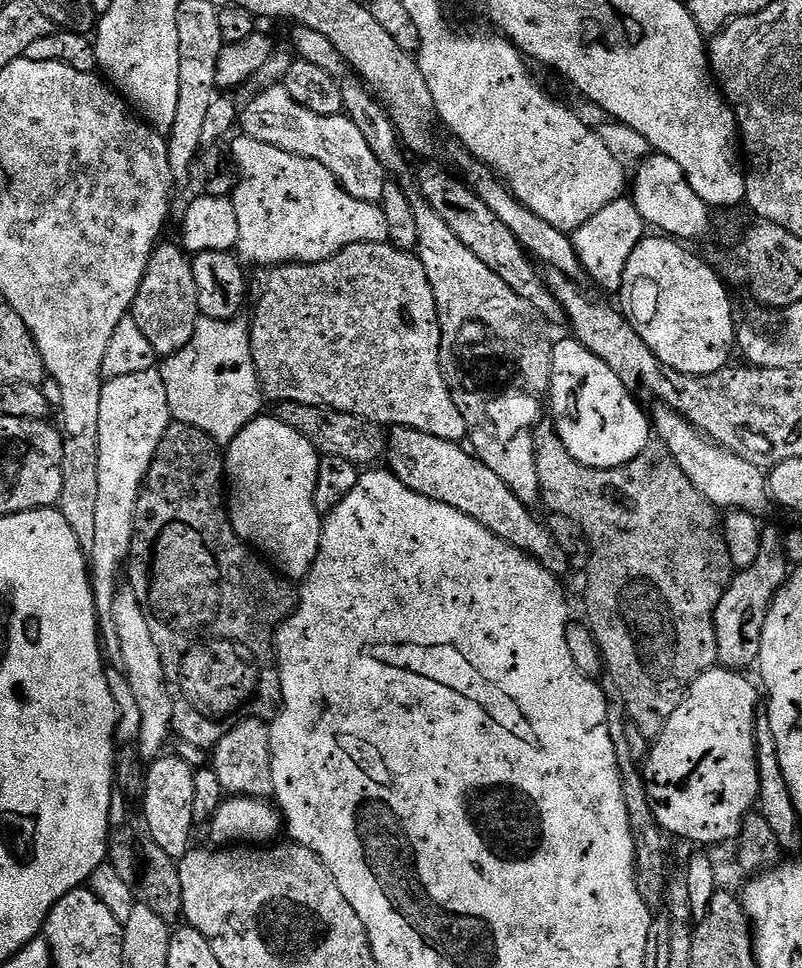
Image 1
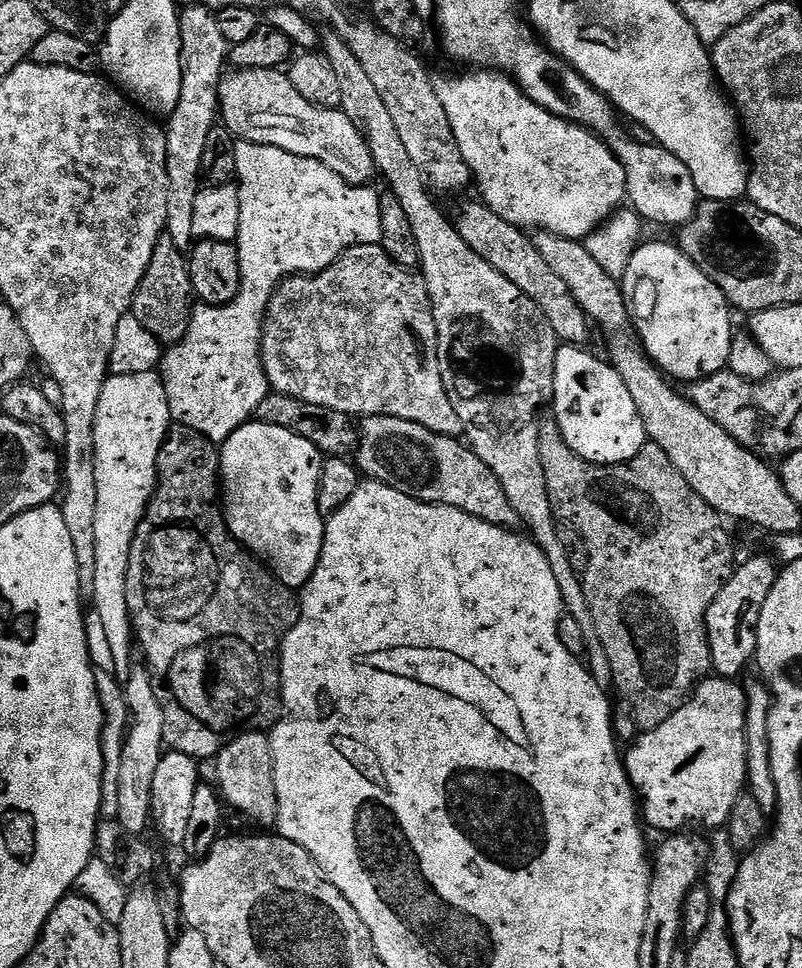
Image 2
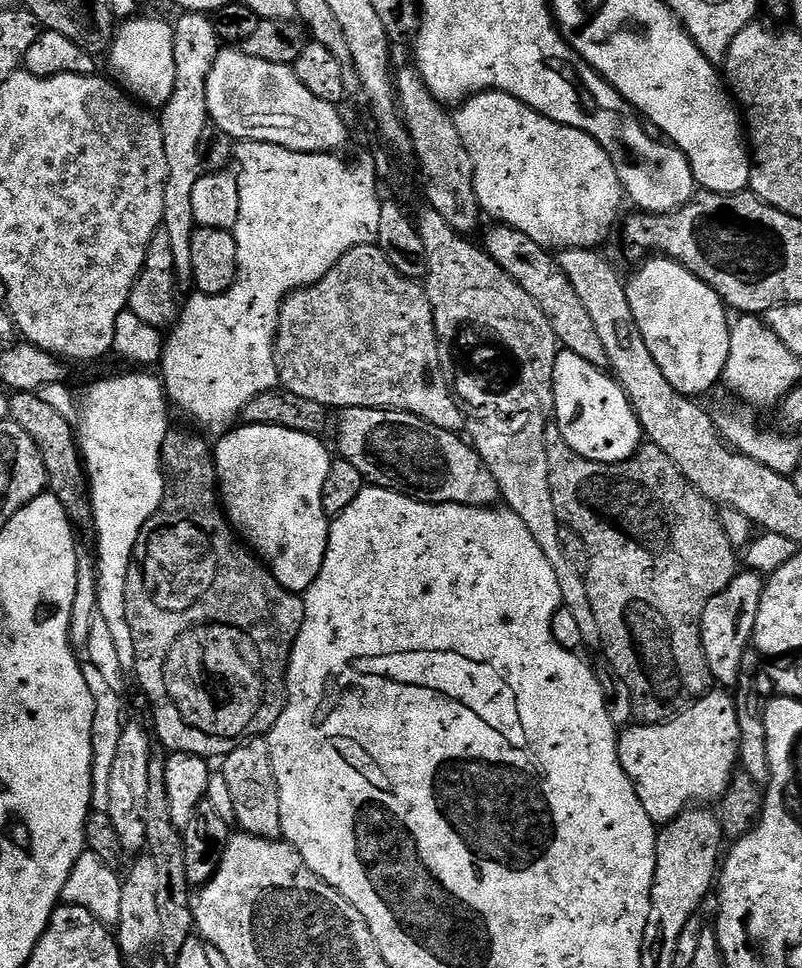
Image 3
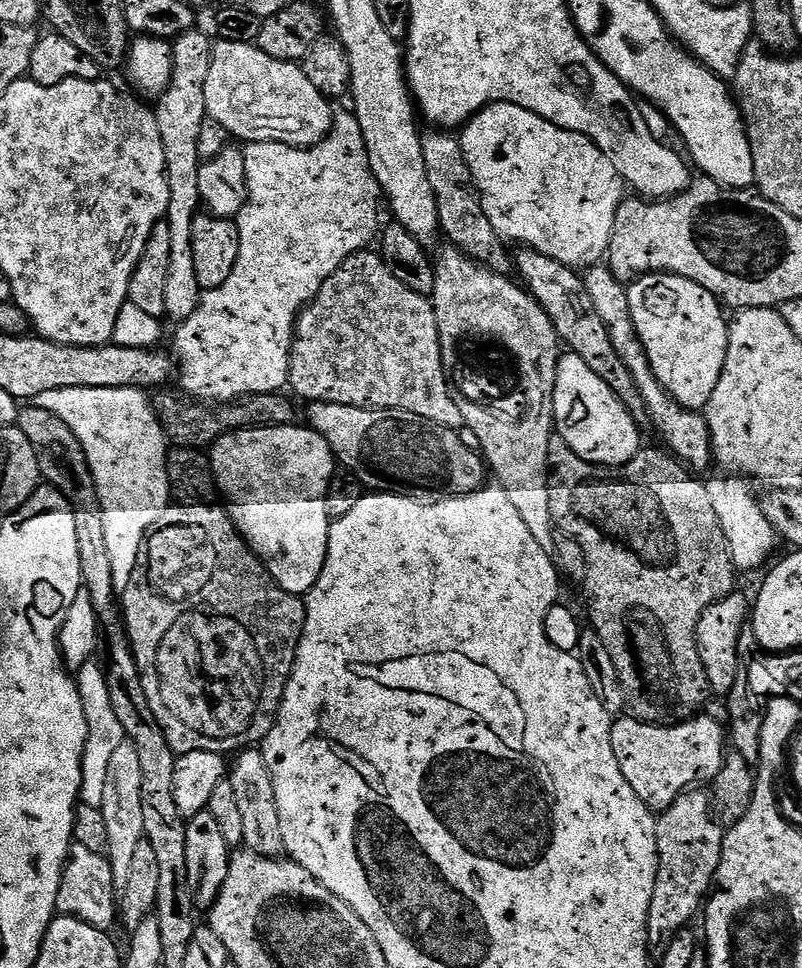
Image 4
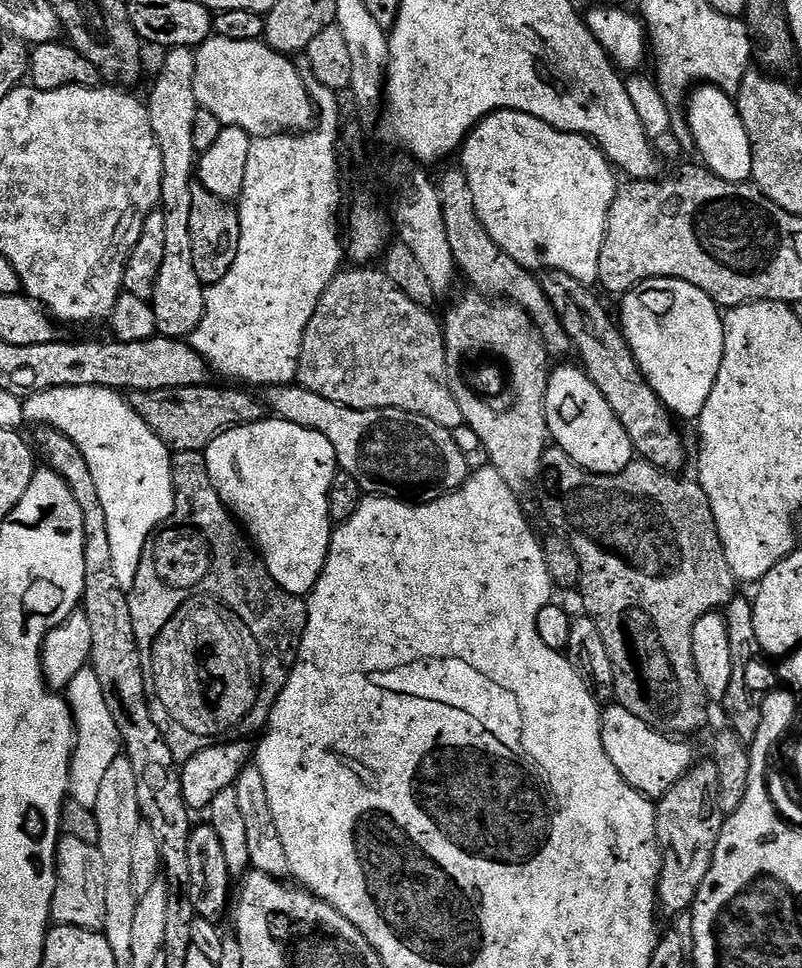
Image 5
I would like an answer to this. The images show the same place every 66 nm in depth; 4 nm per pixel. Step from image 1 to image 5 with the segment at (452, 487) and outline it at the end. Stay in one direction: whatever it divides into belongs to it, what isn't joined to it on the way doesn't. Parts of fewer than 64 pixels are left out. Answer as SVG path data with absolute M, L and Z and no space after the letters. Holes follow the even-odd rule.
M296 382L277 384L267 392L266 404L271 415L303 428L313 428L326 437L330 446L334 446L339 471L355 478L361 493L390 496L405 502L427 502L455 492L468 480L470 467L463 450L444 452L443 446L430 433L424 432L425 425L419 419L401 415L392 408L365 412L344 408L301 388Z

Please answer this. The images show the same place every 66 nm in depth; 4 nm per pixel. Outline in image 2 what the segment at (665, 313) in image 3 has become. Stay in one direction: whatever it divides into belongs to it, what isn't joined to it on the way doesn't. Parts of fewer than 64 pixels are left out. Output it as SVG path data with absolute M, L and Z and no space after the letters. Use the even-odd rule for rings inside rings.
M641 243L626 266L622 287L645 353L665 377L691 382L728 368L734 339L728 299L675 243Z

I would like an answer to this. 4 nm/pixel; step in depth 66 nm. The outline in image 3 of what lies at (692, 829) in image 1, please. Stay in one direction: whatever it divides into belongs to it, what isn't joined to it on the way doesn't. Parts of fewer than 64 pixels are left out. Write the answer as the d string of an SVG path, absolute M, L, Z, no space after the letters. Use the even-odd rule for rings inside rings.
M712 690L689 704L685 712L677 711L665 723L637 723L636 728L628 728L625 732L623 729L618 736L616 749L622 770L626 770L642 807L657 826L669 824L675 816L681 816L689 806L697 802L719 801L732 780L732 773L738 768L740 747L735 699L727 691Z

